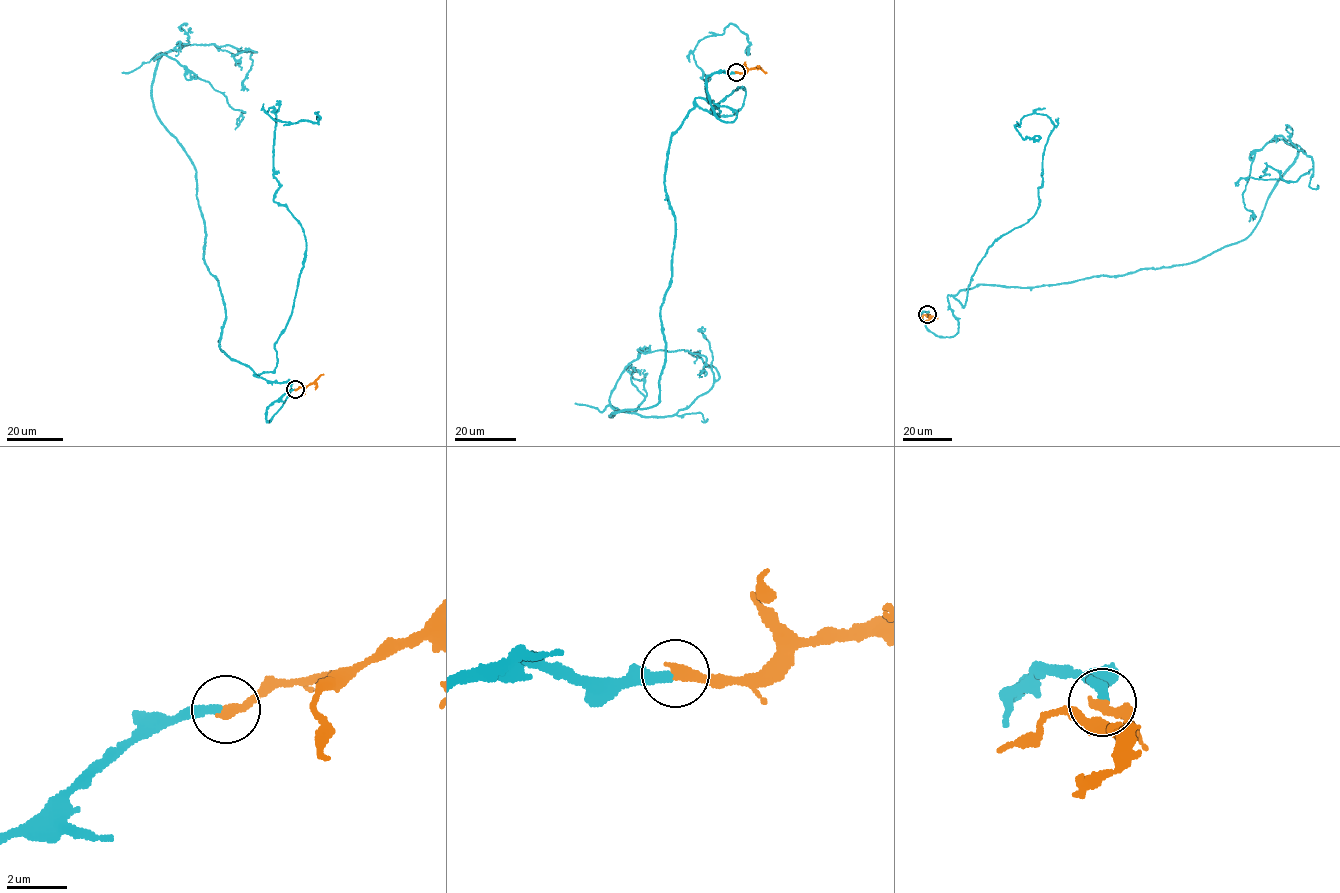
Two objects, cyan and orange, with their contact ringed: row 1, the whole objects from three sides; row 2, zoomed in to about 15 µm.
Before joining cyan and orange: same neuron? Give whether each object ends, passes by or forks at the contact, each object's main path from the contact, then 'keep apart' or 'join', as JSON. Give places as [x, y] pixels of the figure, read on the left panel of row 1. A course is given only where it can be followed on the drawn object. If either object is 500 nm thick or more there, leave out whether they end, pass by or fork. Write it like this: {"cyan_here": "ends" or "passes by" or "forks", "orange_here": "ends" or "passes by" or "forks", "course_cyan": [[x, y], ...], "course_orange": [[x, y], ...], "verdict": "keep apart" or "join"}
{"cyan_here": "ends", "orange_here": "ends", "course_cyan": [[295, 389], [267, 422], [291, 381], [219, 349], [195, 167], [151, 86], [212, 44], [251, 52], [247, 90]], "course_orange": [[295, 389], [314, 382], [323, 374]], "verdict": "join"}

